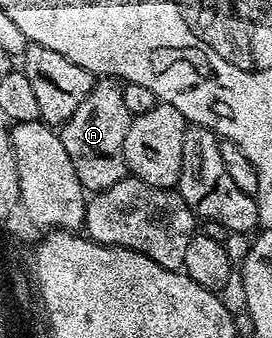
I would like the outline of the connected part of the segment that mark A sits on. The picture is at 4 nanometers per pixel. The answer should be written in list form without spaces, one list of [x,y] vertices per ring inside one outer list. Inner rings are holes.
[[[101,77],[94,82],[91,93],[79,109],[71,113],[67,122],[60,124],[63,149],[67,149],[67,157],[71,157],[71,165],[75,165],[75,173],[86,192],[102,191],[126,178],[123,141],[127,137],[130,118],[121,87],[112,78]]]

